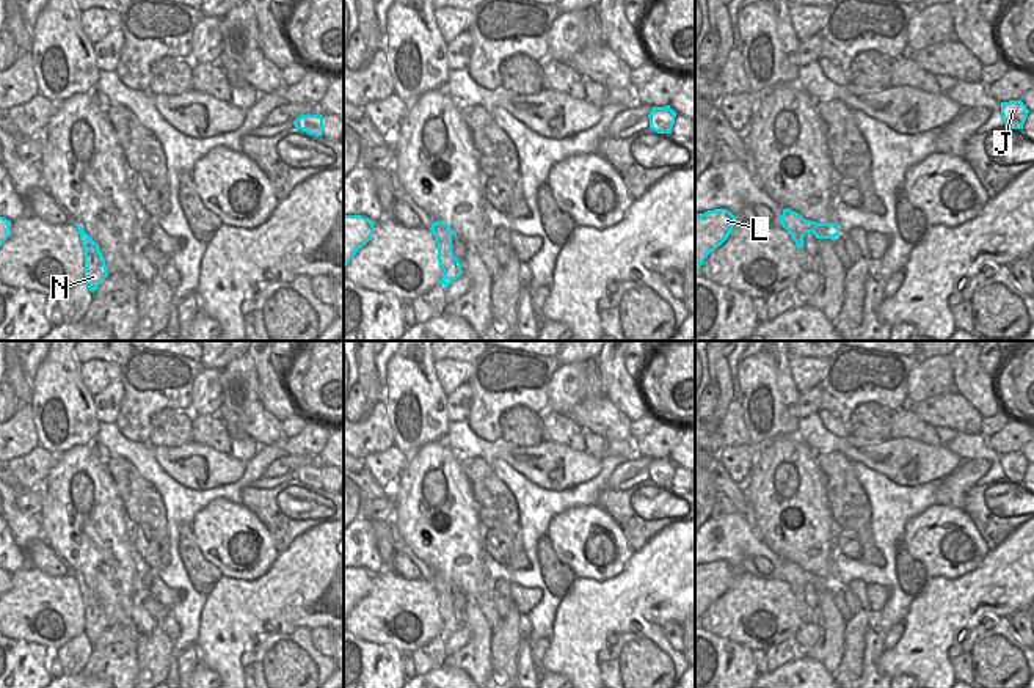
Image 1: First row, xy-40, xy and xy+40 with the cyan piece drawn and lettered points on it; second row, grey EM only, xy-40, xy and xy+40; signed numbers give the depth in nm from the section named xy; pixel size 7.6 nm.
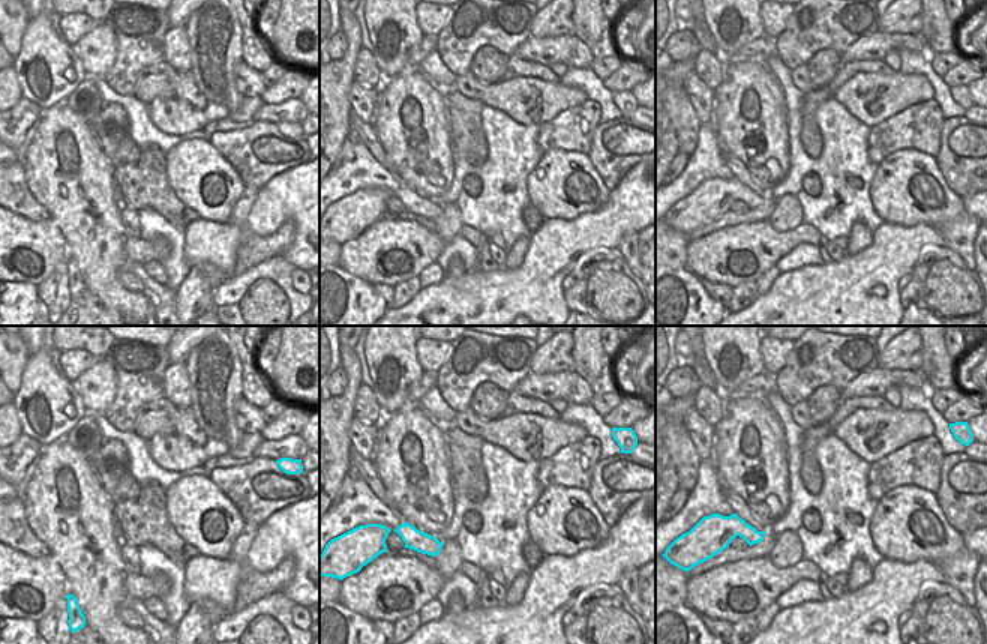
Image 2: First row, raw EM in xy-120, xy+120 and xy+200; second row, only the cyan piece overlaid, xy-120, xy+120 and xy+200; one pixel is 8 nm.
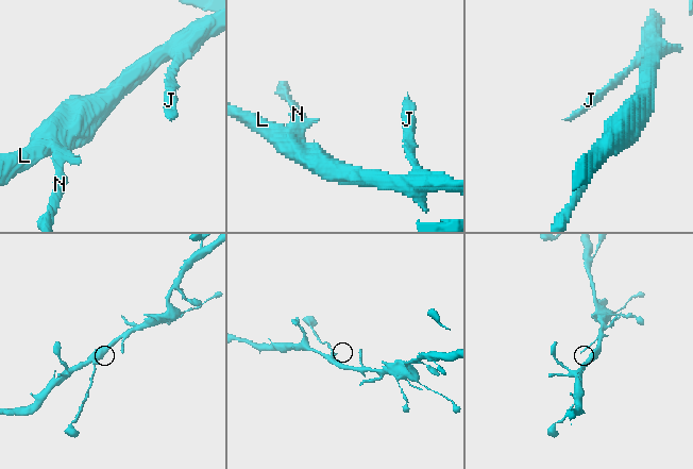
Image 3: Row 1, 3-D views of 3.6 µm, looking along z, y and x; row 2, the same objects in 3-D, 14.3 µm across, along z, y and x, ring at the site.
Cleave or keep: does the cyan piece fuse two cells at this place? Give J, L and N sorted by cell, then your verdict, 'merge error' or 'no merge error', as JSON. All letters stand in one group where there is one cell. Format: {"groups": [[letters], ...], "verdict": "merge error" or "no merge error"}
{"groups": [["J", "L"], ["N"]], "verdict": "merge error"}

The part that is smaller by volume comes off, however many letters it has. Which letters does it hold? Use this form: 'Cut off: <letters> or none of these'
Cut off: N

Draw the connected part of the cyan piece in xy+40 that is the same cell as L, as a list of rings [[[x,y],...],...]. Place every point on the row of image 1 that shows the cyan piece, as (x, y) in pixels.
[[[726,209],[695,214],[695,272],[728,239],[734,221],[736,217]]]

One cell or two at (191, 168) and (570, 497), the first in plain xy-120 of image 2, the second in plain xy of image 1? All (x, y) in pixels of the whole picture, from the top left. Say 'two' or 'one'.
two

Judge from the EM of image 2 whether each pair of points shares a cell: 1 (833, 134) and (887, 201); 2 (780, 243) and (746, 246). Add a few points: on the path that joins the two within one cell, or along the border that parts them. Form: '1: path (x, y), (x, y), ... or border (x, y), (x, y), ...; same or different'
1: border (878, 165), (873, 174); different
2: path (771, 243), (755, 246); same

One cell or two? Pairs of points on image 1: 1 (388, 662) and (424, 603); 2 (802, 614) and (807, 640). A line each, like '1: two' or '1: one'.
1: two
2: two

